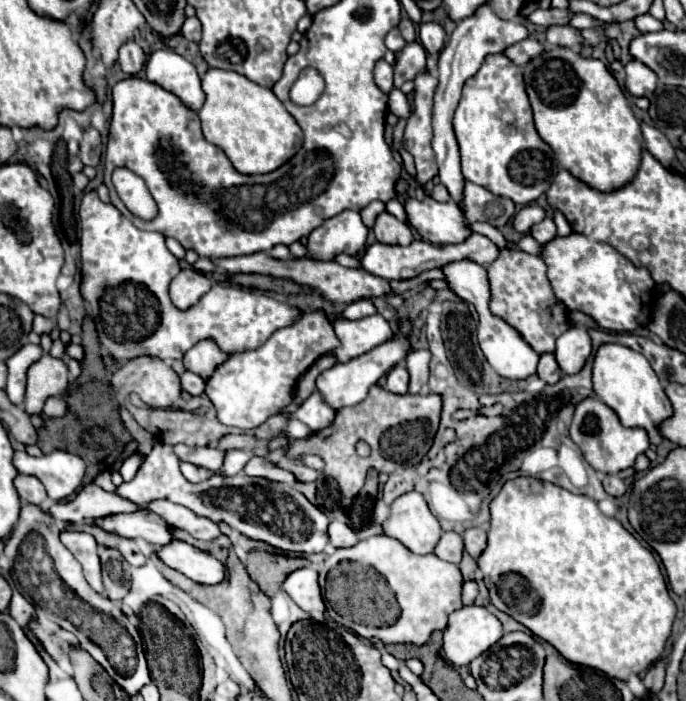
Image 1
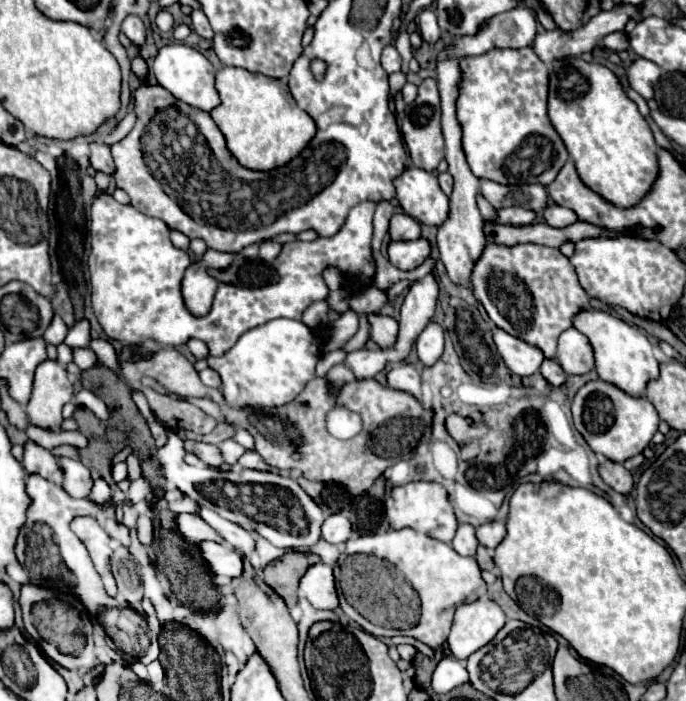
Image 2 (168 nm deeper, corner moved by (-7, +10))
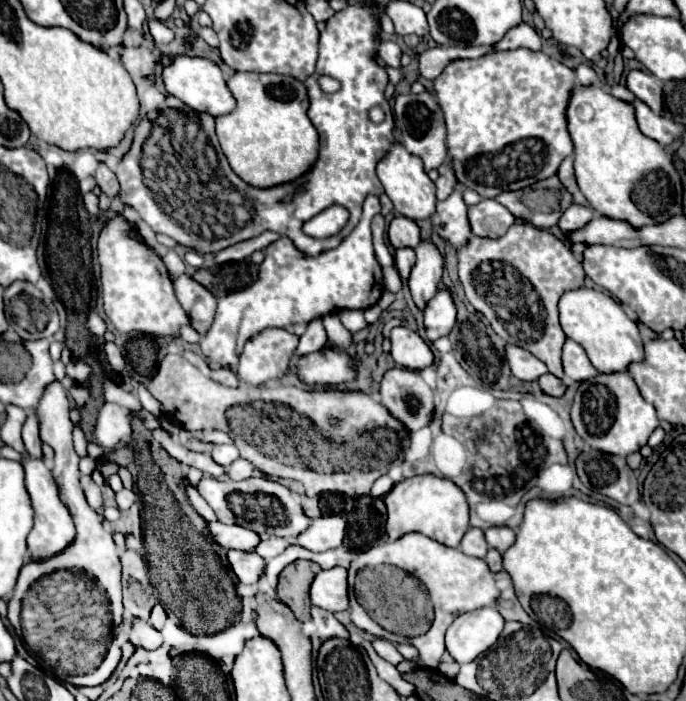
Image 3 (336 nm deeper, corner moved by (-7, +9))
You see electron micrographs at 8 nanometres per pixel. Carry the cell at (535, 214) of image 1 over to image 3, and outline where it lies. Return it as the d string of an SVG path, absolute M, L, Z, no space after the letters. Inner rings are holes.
M481 199L469 207L469 227L477 237L501 237L515 223L515 217L495 199Z

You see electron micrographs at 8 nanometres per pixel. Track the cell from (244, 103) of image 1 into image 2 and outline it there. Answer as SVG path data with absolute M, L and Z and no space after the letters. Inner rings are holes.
M223 66L215 76L221 104L211 110L213 122L227 140L237 162L251 170L273 170L295 158L315 136L317 128L307 112L297 112L295 100L285 82L249 72L237 66Z

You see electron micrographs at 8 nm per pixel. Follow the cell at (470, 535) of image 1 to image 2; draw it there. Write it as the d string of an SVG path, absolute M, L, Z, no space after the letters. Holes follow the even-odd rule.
M493 520L493 522L481 524L477 528L479 544L483 544L489 550L497 548L497 544L503 540L503 536L505 536L505 522L503 520Z

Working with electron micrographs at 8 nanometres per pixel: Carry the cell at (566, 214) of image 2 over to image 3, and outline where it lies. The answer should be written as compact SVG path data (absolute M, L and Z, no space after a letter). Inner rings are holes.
M573 203L573 205L563 213L563 217L561 217L561 221L559 221L559 227L561 227L561 231L571 233L571 231L577 231L577 229L585 227L593 217L595 217L595 211L593 211L591 207Z

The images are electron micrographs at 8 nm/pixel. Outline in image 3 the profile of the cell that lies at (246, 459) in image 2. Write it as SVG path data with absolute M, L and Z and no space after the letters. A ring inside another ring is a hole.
M237 459L237 461L233 461L233 463L227 467L227 475L229 475L231 481L243 481L243 479L249 479L249 477L261 477L263 473L257 471L249 461Z

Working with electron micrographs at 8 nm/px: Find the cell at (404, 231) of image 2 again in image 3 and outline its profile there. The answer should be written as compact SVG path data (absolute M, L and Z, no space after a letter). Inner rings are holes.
M395 217L391 223L389 223L389 241L395 249L401 249L401 247L411 247L415 249L421 241L419 237L419 227L413 219L407 219L407 217Z

